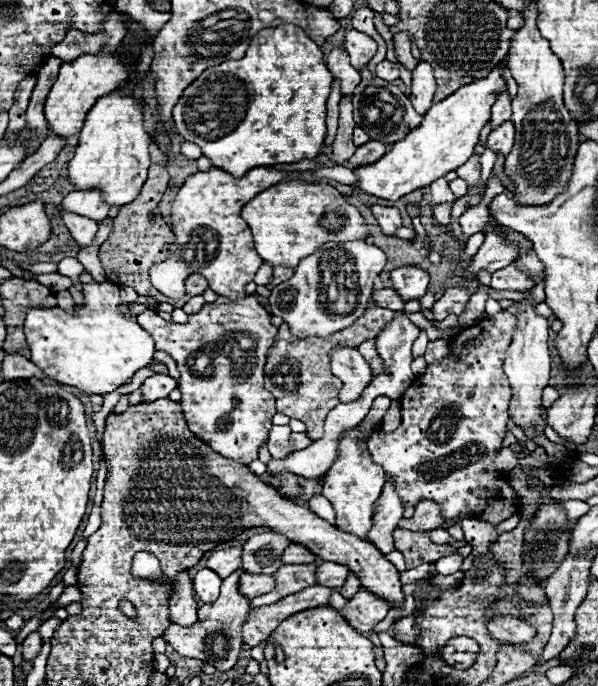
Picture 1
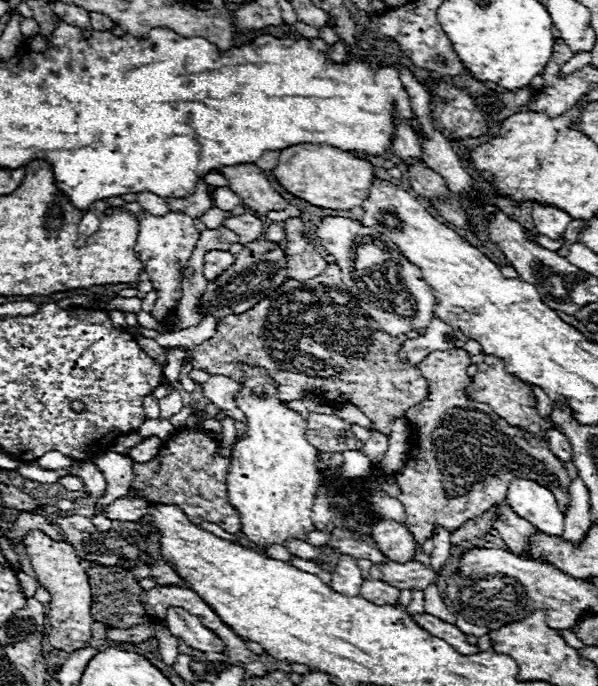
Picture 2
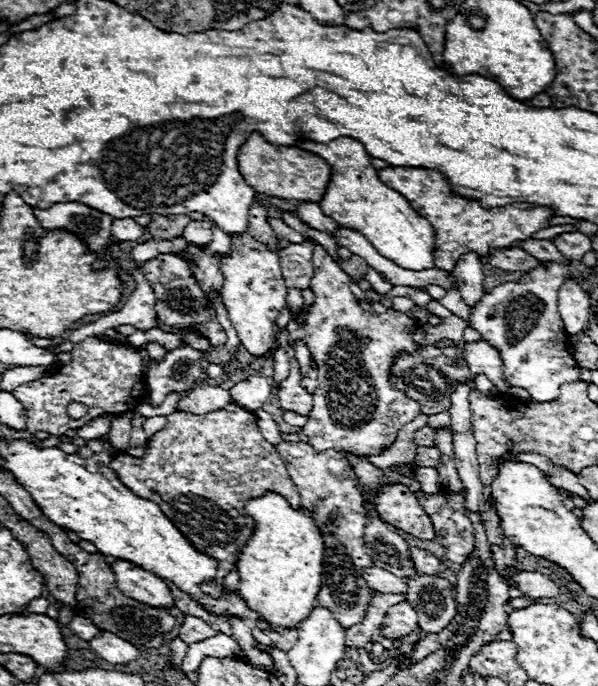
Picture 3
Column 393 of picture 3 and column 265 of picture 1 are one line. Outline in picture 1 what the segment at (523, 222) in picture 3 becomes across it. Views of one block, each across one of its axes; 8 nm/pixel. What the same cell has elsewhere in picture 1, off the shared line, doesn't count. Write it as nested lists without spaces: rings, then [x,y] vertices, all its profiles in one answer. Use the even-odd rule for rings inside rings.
[[[212,166],[206,172],[196,172],[188,176],[172,202],[170,228],[174,232],[174,242],[168,244],[168,252],[172,252],[172,256],[168,256],[168,260],[156,262],[150,268],[150,280],[154,288],[160,290],[164,296],[182,298],[186,292],[184,280],[190,274],[202,274],[218,296],[228,296],[230,300],[246,296],[244,286],[254,280],[254,274],[260,268],[262,260],[252,246],[252,234],[248,224],[242,220],[240,210],[248,200],[252,200],[252,196],[256,196],[264,188],[270,188],[292,176],[304,178],[306,182],[320,178],[332,178],[340,184],[356,182],[354,172],[344,166],[332,166],[314,172],[280,172],[268,166],[260,166],[252,168],[242,178],[234,178],[222,168]]]

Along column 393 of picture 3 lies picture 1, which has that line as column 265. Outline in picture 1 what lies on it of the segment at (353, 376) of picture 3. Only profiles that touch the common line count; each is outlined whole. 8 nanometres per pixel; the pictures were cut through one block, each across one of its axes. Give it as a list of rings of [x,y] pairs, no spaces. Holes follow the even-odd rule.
[[[218,296],[216,302],[204,304],[200,312],[190,314],[186,324],[166,322],[152,310],[142,312],[136,320],[152,334],[156,350],[176,360],[180,370],[180,404],[190,430],[224,458],[242,464],[256,460],[258,450],[268,440],[270,420],[276,414],[274,396],[264,388],[264,360],[278,334],[278,328],[270,322],[270,312],[264,310],[254,296],[240,300]],[[202,352],[212,358],[212,376],[194,370],[194,358]]]

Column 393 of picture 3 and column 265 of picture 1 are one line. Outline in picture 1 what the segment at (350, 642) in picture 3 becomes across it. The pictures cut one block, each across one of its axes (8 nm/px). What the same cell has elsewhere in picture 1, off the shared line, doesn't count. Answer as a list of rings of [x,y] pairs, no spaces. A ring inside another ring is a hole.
[[[284,564],[278,568],[274,578],[276,588],[264,596],[256,596],[256,600],[250,602],[252,608],[274,604],[284,596],[290,596],[292,592],[300,592],[302,588],[316,584],[316,564]]]

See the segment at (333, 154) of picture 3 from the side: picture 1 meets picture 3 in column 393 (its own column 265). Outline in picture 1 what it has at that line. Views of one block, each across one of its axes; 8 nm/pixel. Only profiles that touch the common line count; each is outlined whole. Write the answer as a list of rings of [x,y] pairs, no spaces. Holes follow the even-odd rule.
[[[302,178],[282,180],[244,204],[240,216],[248,222],[256,252],[270,266],[296,268],[296,264],[314,254],[314,250],[328,240],[364,240],[368,228],[360,212],[350,206],[344,196],[330,184],[306,182]]]

